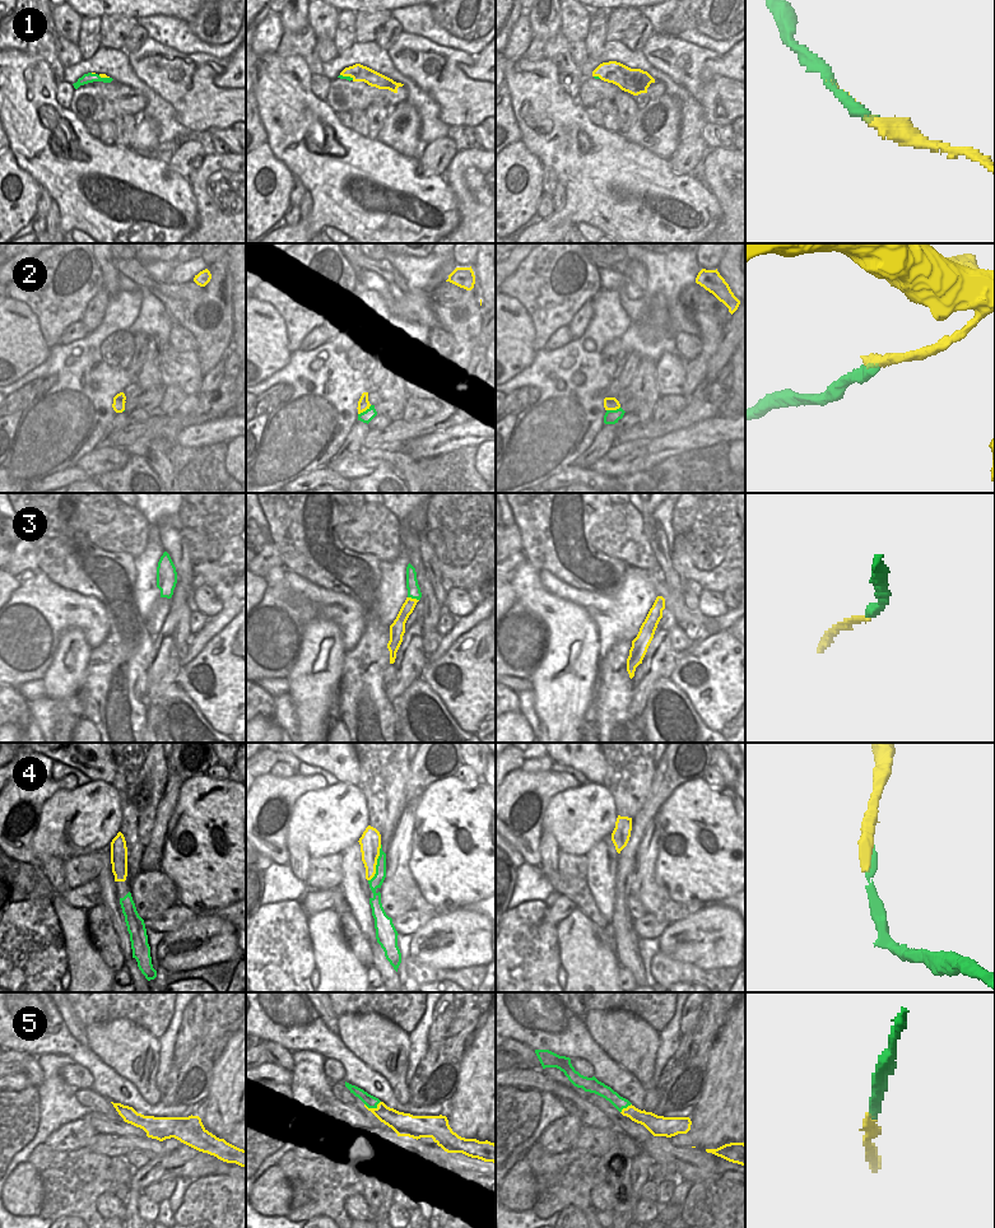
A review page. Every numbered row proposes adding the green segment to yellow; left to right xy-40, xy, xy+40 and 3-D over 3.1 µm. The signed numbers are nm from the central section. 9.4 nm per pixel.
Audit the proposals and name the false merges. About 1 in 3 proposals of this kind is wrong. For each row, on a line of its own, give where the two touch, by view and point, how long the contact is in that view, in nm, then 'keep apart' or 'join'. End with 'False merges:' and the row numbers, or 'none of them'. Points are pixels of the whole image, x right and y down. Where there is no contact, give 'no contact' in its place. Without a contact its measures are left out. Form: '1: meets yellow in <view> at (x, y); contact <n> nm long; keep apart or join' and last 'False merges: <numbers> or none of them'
1: meets yellow in xy at (347, 75); contact 140 nm long; join
2: meets yellow in xy at (365, 410); contact 160 nm long; keep apart
3: meets yellow in xy at (413, 599); contact 110 nm long; join
4: meets yellow in xy at (376, 863); contact 360 nm long; join
5: meets yellow in xy at (372, 1108); contact 160 nm long; join
False merges: 2

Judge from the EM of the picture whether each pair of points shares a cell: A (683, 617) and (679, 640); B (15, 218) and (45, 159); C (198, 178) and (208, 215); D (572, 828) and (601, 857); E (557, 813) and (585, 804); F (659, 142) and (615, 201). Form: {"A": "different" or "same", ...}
{"A": "different", "B": "different", "C": "same", "D": "different", "E": "same", "F": "different"}

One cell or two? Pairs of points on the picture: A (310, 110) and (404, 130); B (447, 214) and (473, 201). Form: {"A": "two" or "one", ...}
{"A": "two", "B": "two"}

